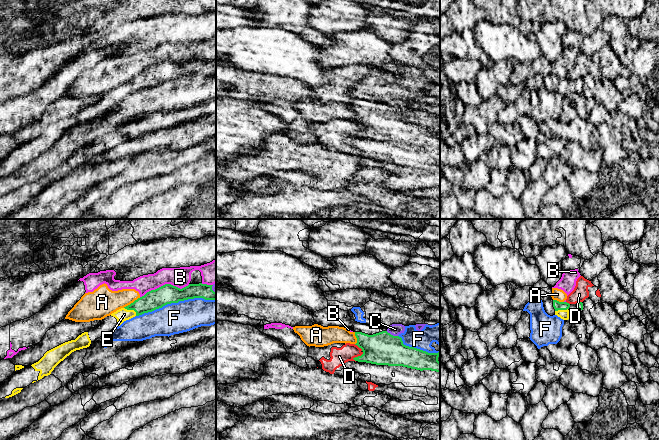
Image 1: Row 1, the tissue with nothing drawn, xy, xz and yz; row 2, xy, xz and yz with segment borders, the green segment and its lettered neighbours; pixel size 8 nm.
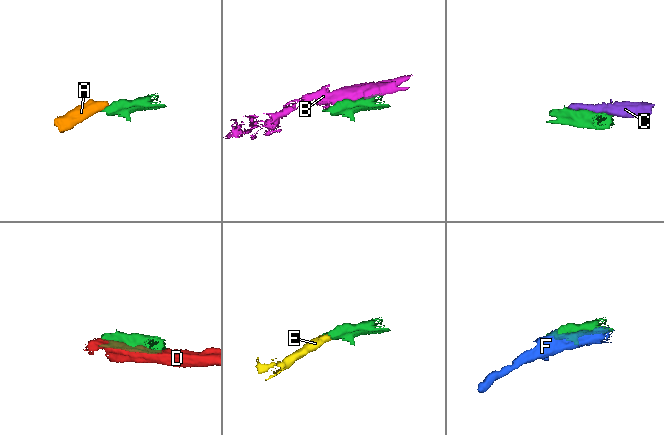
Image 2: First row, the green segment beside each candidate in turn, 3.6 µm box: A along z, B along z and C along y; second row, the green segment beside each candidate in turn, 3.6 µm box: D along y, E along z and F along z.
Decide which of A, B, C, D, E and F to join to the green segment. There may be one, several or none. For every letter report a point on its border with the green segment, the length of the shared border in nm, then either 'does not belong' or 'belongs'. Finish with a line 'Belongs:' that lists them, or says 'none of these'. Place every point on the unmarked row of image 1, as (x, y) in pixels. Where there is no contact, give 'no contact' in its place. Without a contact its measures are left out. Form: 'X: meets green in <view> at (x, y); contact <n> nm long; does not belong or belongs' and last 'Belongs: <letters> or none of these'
A: meets green in xy at (131, 79); contact 170 nm long; does not belong
B: meets green in xy at (165, 60); contact 420 nm long; does not belong
C: meets green in xz at (392, 111); contact 100 nm long; does not belong
D: meets green in xz at (358, 132); contact 110 nm long; does not belong
E: meets green in xy at (131, 85); contact 120 nm long; belongs
F: meets green in xy at (175, 78); contact 650 nm long; does not belong
Belongs: E

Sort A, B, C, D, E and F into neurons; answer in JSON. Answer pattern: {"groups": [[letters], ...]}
{"groups": [["A", "B"], ["C"], ["D"], ["E"], ["F"]]}

